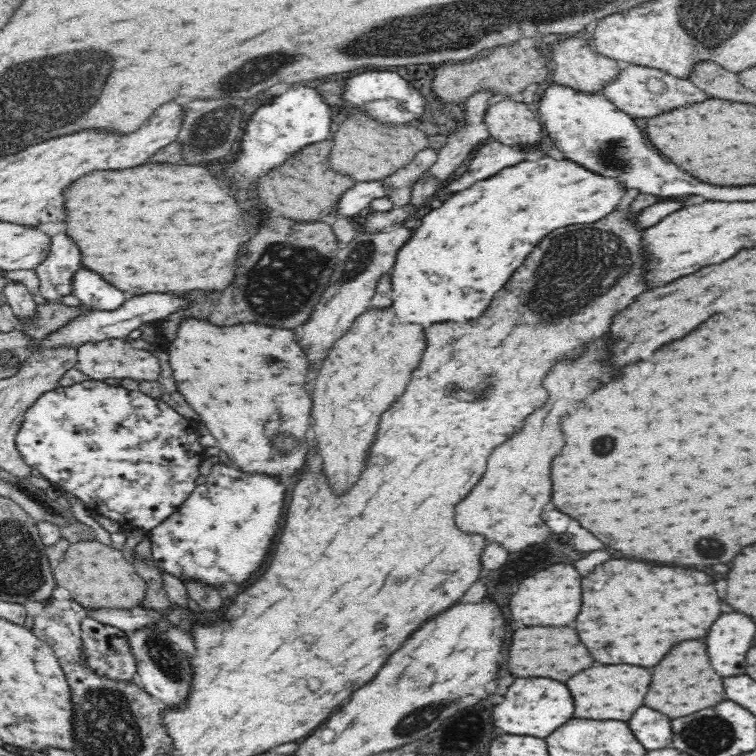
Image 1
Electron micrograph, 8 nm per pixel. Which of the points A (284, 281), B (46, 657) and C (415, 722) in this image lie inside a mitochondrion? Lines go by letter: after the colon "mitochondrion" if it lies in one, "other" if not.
A: mitochondrion
B: other
C: mitochondrion

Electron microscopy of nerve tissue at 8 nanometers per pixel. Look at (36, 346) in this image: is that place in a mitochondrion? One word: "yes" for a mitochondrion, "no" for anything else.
no

